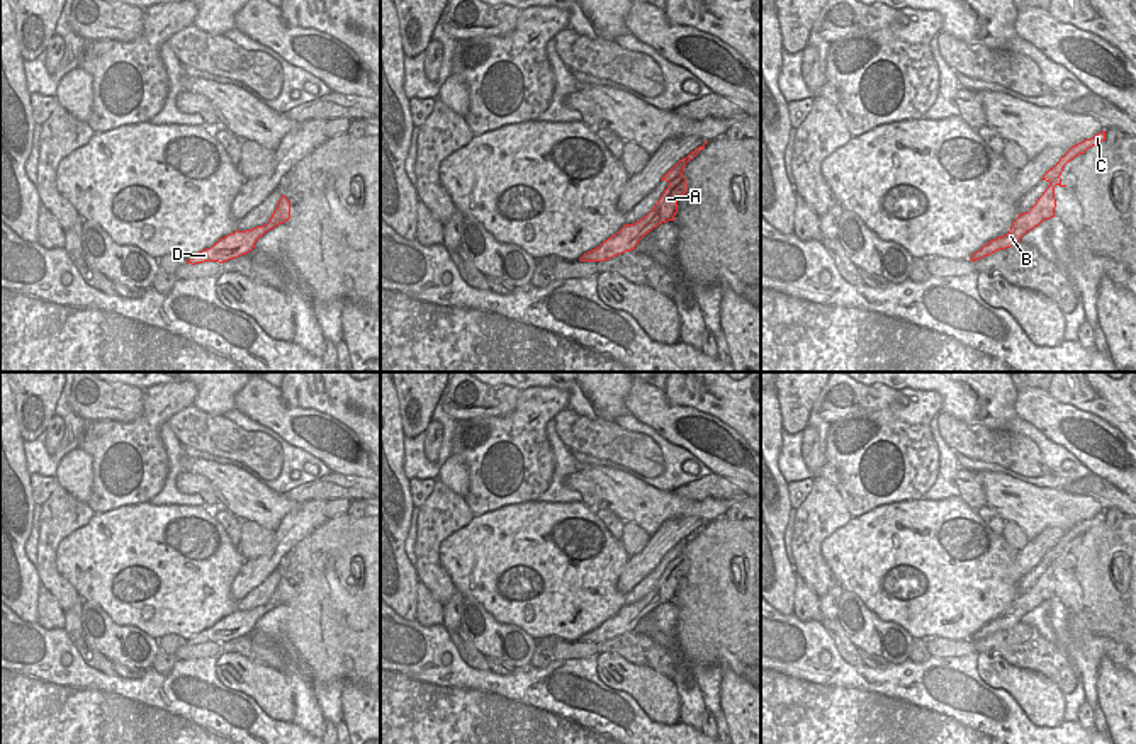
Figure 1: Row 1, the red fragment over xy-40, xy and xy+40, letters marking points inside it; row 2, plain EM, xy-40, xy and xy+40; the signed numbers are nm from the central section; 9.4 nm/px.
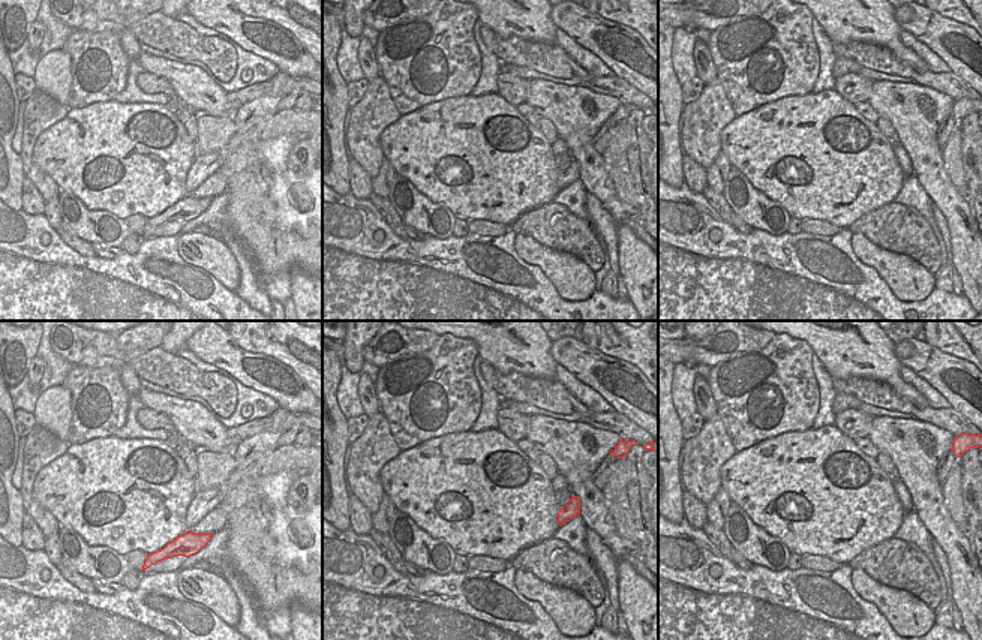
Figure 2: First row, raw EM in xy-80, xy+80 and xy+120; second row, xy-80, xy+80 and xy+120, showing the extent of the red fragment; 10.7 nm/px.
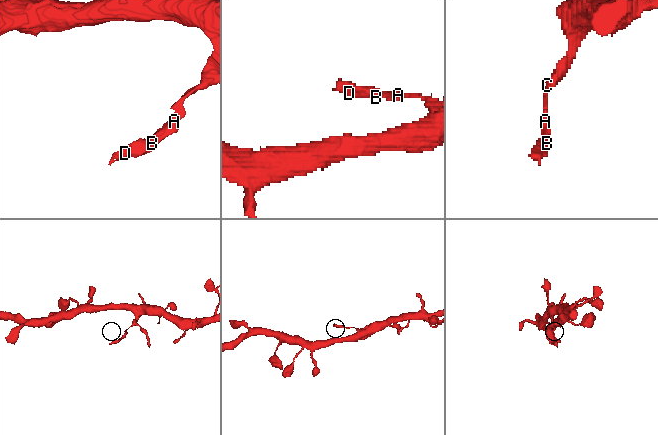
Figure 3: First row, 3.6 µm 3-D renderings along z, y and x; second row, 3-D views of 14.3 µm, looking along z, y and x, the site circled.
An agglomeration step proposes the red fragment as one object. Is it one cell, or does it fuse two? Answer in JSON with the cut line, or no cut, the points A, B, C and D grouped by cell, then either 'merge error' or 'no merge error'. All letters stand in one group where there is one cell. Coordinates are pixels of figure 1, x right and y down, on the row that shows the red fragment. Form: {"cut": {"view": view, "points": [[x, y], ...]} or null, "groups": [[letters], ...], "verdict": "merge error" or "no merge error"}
{"cut": {"view": "xy", "points": [[668, 187], [678, 197]]}, "groups": [["A", "B", "D"], ["C"]], "verdict": "merge error"}

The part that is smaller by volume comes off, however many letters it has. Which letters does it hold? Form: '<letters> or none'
A, B, D

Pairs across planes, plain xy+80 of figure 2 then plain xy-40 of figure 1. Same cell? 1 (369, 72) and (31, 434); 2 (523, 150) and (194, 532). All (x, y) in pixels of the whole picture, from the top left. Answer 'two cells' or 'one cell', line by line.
1: two cells
2: one cell

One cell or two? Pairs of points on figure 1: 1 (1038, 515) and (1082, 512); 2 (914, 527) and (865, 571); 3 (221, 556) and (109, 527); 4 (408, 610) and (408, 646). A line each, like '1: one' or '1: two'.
1: one
2: one
3: one
4: two

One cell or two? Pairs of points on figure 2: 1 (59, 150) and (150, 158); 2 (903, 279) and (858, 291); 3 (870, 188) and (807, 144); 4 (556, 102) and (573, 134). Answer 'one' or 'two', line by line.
1: one
2: two
3: one
4: one

